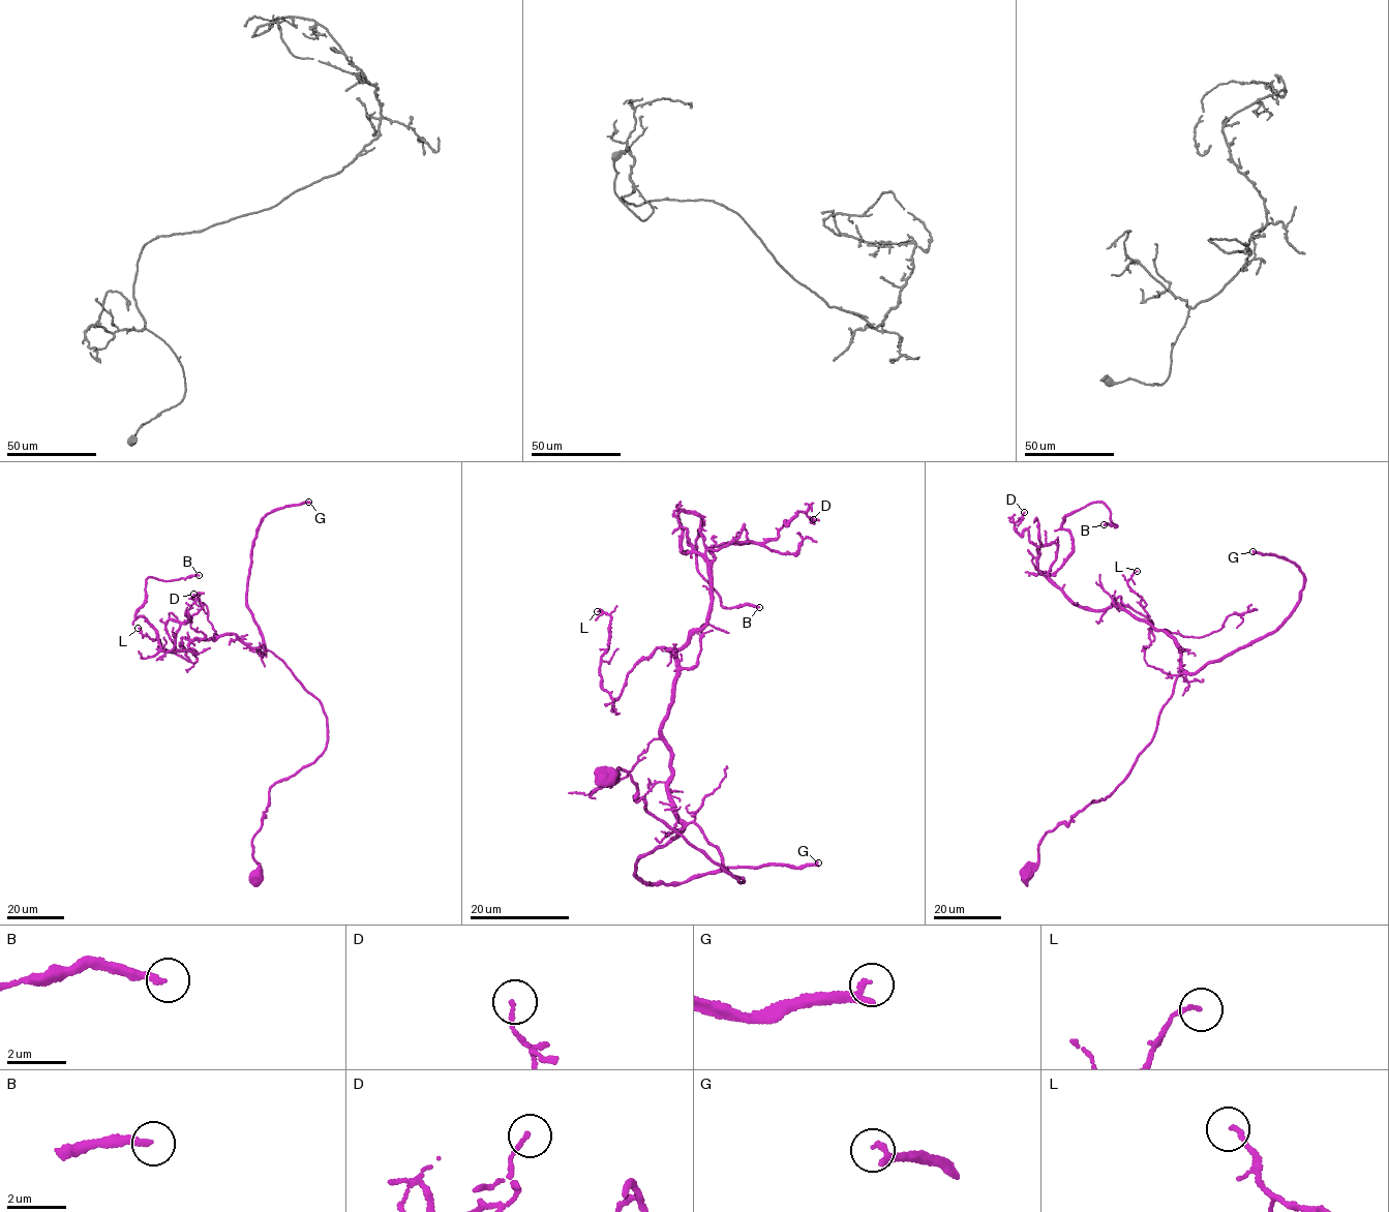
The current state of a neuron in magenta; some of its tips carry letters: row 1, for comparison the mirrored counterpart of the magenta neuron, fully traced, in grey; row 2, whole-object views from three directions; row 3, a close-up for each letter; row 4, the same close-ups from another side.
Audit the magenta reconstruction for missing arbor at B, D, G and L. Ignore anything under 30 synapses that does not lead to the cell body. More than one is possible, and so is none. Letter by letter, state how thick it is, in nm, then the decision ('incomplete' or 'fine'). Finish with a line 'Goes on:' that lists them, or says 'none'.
B: calibre 200 nm; fine
D: calibre 130 nm; fine
G: calibre 240 nm; incomplete
L: calibre 140 nm; fine
Goes on: G

